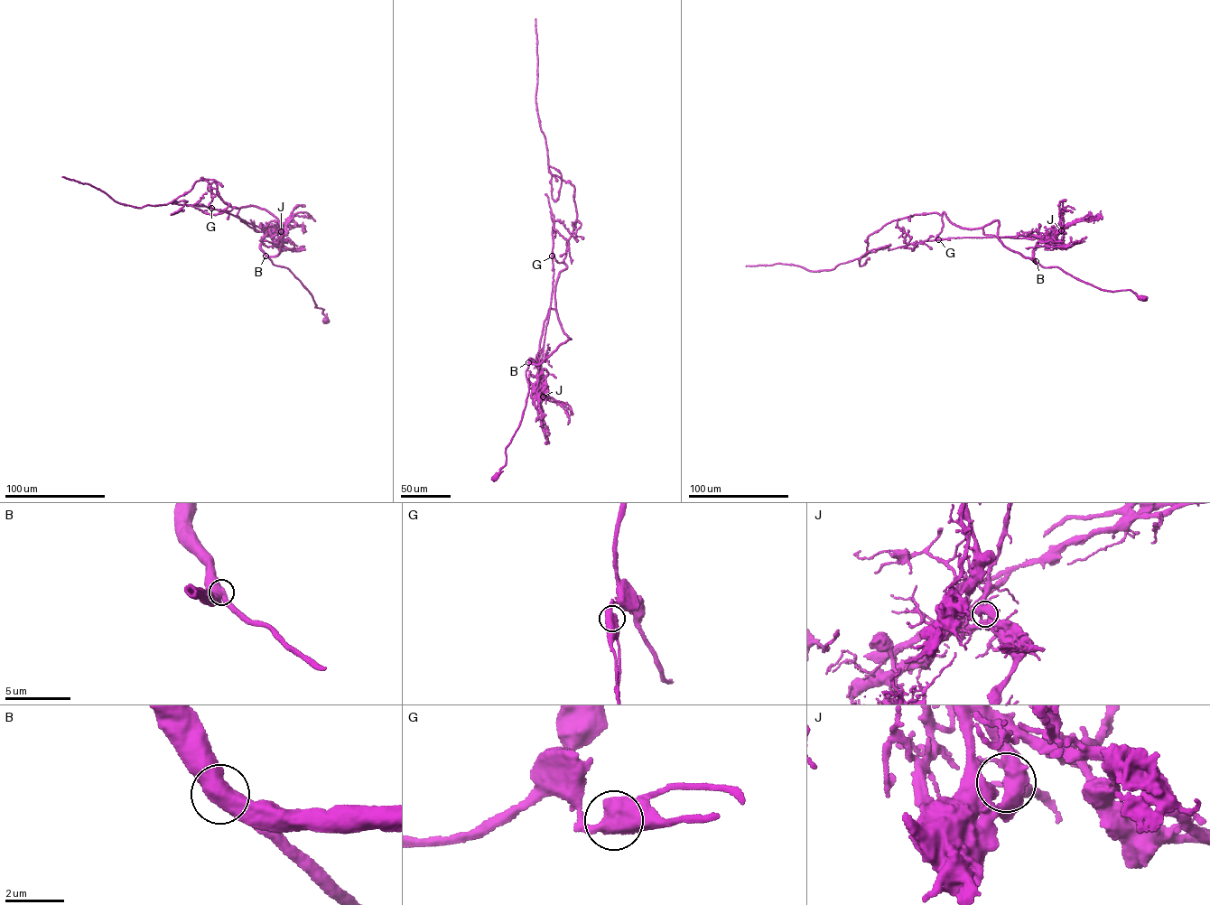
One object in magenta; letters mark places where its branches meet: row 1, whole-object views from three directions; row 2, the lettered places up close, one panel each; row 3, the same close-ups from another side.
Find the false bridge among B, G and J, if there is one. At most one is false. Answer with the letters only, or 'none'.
none

